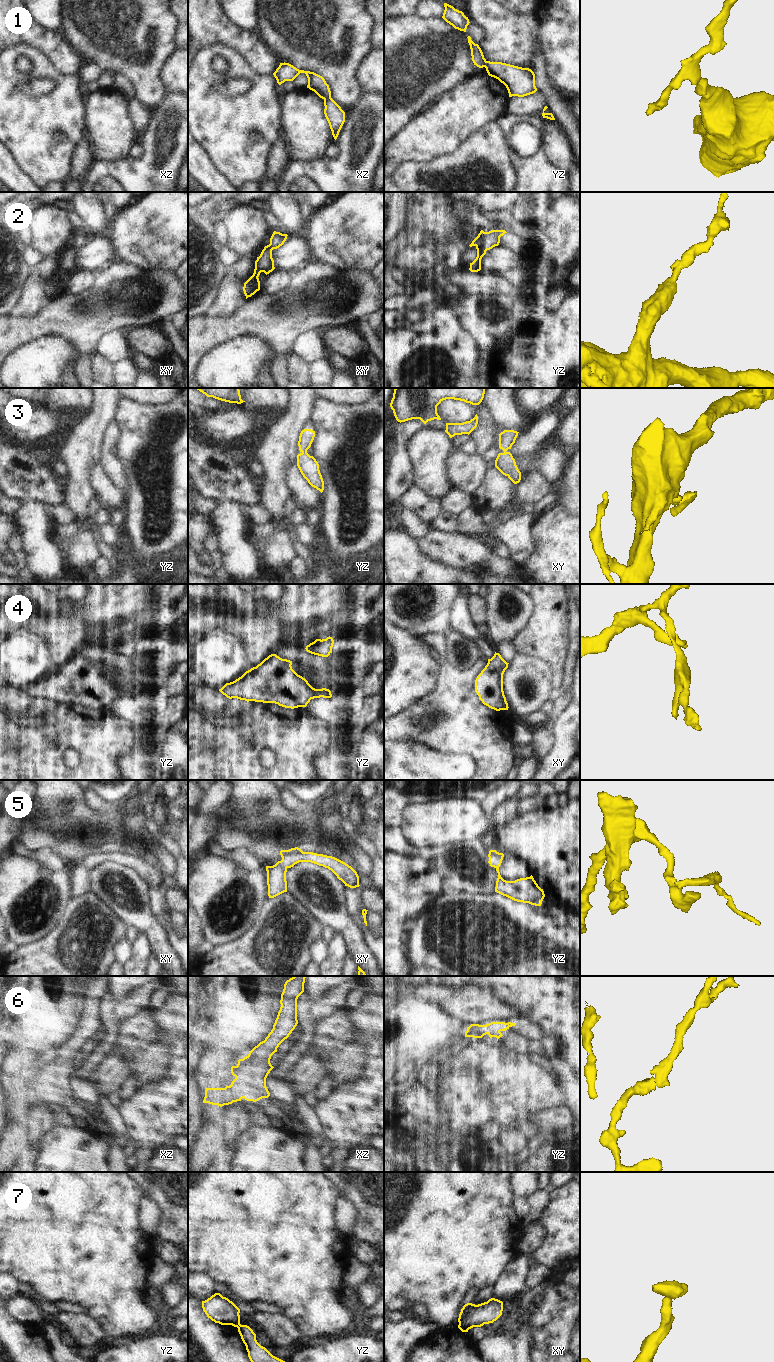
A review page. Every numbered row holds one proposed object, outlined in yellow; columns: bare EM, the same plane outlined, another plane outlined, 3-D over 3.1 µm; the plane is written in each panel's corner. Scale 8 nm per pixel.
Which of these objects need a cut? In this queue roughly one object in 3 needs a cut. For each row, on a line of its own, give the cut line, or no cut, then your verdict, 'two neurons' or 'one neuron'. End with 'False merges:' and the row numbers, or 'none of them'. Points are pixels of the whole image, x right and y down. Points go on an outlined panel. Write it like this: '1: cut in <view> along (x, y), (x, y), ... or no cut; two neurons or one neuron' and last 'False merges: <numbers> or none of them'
1: no cut; one neuron
2: no cut; one neuron
3: no cut; one neuron
4: no cut; one neuron
5: no cut; one neuron
6: no cut; one neuron
7: cut in yz along (240, 1324), (237, 1327); two neurons
False merges: 7

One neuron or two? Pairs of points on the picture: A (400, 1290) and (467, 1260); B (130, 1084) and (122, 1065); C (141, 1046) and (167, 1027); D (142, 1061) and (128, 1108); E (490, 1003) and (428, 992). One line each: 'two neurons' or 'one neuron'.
A: one neuron
B: two neurons
C: two neurons
D: two neurons
E: one neuron

